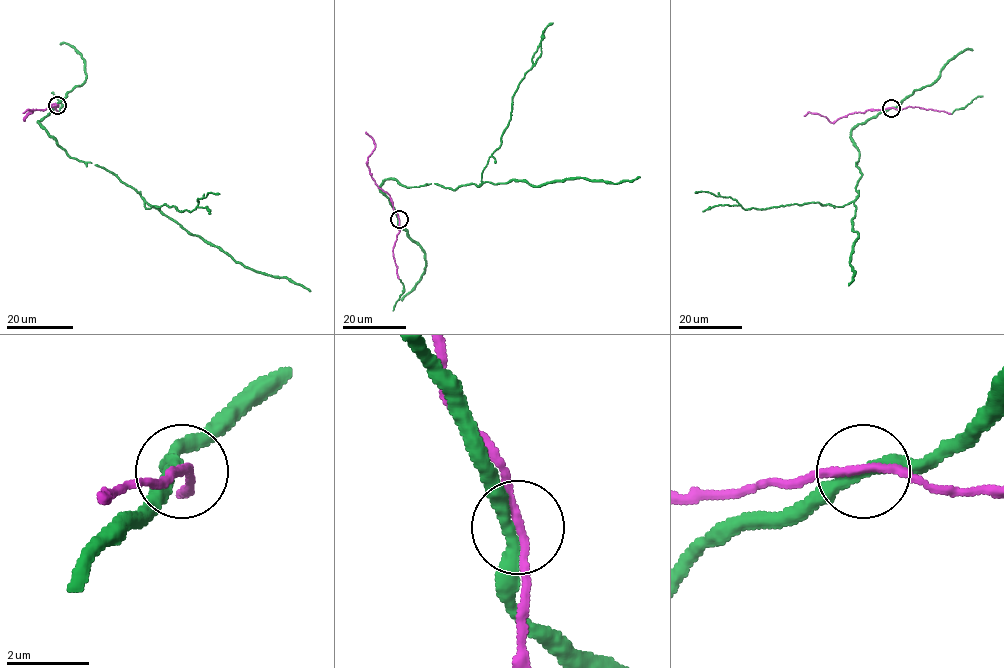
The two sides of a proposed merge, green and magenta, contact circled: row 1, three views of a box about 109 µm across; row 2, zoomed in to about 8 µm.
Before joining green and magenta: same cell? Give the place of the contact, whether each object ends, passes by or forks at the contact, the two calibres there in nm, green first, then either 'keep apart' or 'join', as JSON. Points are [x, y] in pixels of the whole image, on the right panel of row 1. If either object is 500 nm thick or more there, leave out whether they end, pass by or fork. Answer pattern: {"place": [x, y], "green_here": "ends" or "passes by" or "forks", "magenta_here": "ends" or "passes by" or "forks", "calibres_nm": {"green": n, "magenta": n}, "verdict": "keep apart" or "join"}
{"place": [891, 108], "green_here": "passes by", "magenta_here": "passes by", "calibres_nm": {"green": 320, "magenta": 180}, "verdict": "join"}

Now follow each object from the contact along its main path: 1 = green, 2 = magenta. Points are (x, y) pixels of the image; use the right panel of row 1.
1: (891, 108), (851, 131), (862, 177), (858, 194), (845, 204), (744, 209), (729, 197), (694, 192)
2: (891, 108), (849, 113), (830, 122), (817, 113), (804, 116)

